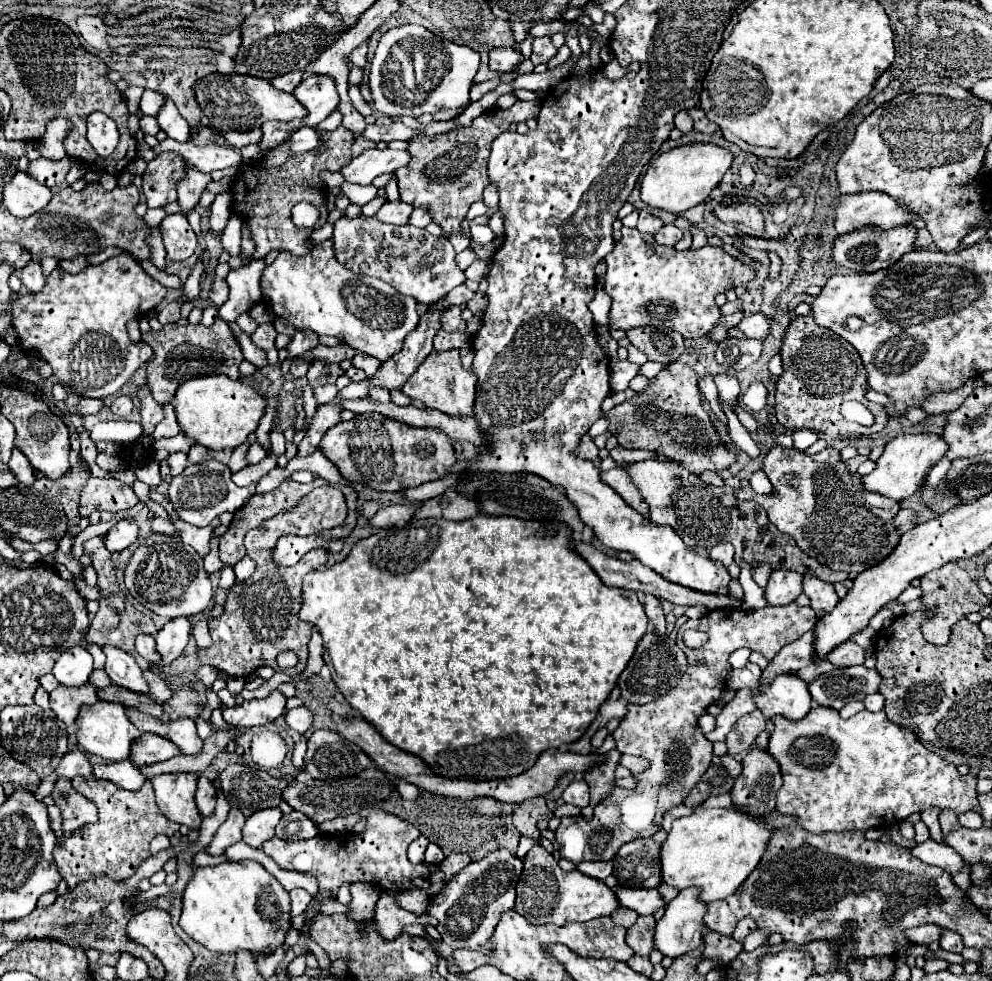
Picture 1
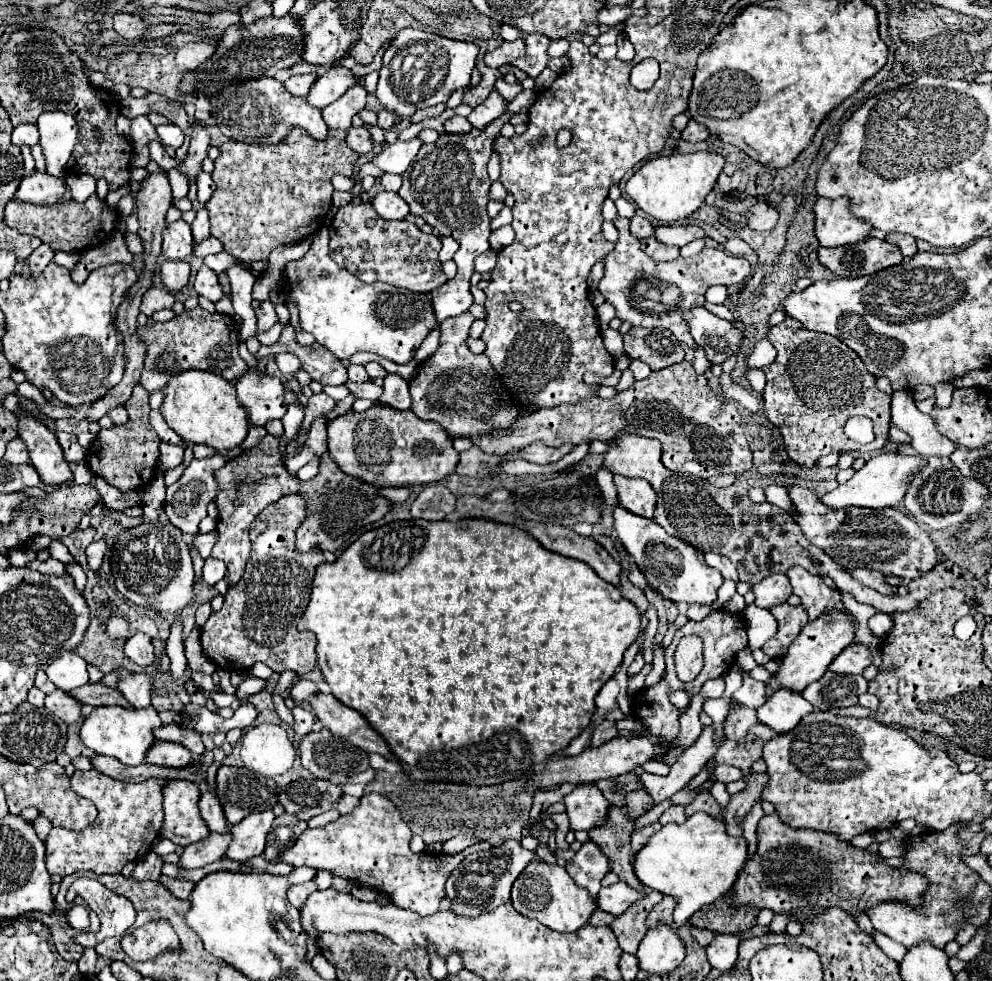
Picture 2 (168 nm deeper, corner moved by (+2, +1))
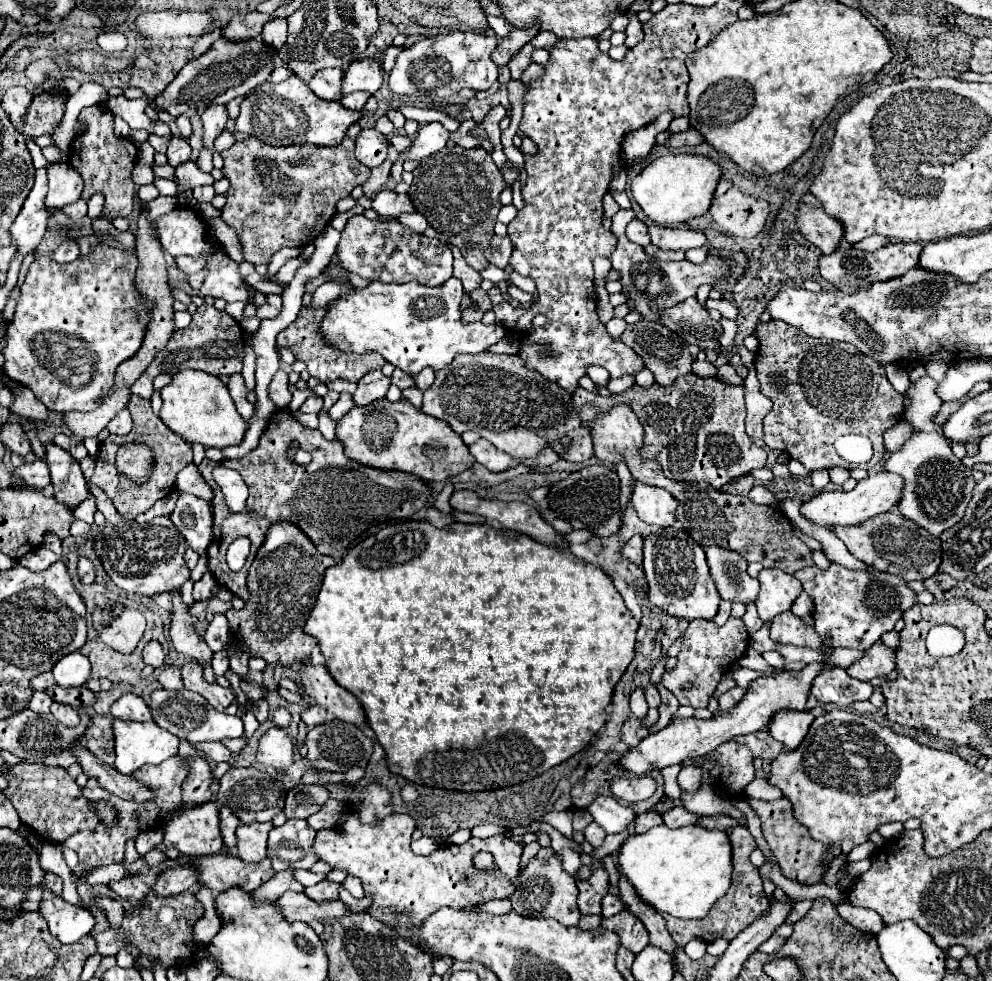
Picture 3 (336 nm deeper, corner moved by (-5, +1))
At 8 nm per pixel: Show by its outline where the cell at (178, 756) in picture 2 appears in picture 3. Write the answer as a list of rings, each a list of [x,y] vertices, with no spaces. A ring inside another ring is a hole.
[[[200,756],[190,758],[190,774],[182,784],[182,802],[184,806],[200,806],[212,800],[210,792],[212,772],[208,768],[208,762]]]

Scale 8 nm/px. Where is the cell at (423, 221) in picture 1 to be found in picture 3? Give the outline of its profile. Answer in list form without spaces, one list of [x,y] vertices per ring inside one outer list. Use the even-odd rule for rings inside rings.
[[[416,210],[412,213],[401,214],[398,217],[398,220],[403,225],[410,228],[413,232],[416,232],[418,234],[423,234],[429,226],[426,218]]]

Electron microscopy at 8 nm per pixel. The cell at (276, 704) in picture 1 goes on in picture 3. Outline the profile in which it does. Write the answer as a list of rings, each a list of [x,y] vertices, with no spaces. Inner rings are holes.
[[[156,688],[150,694],[150,712],[154,716],[154,722],[172,732],[178,738],[188,740],[190,744],[196,742],[208,742],[208,740],[224,740],[224,738],[238,738],[244,734],[244,726],[240,716],[228,716],[224,712],[218,712],[214,706],[210,706],[206,702],[206,698],[202,698],[196,692],[190,690],[164,690],[164,688]]]

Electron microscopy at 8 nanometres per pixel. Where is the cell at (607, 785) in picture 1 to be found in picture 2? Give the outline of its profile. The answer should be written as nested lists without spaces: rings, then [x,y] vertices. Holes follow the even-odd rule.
[[[609,804],[609,824],[605,828],[593,828],[589,832],[589,838],[601,846],[601,850],[607,854],[611,870],[629,886],[635,890],[643,890],[645,886],[641,880],[635,878],[633,866],[631,866],[631,848],[629,848],[629,836],[633,832],[633,824],[629,824],[627,816],[621,812],[621,808]]]

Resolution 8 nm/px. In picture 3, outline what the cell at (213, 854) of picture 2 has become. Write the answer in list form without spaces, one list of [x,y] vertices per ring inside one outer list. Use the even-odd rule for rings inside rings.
[[[190,866],[172,868],[160,876],[160,880],[154,886],[154,894],[160,898],[178,896],[188,888],[192,888],[194,884],[196,884],[196,872]]]

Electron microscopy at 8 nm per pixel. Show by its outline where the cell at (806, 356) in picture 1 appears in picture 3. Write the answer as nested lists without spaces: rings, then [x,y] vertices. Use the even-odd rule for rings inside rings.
[[[770,320],[756,326],[760,348],[756,354],[756,374],[760,392],[774,400],[772,412],[764,418],[764,442],[768,448],[788,452],[790,458],[802,462],[808,470],[820,468],[864,468],[876,466],[886,448],[882,434],[896,426],[904,414],[904,396],[886,380],[884,366],[870,356],[856,352],[852,344],[834,340],[816,340],[792,328],[786,322]],[[772,372],[784,372],[788,378],[788,394],[776,392],[768,382]],[[844,434],[864,434],[874,444],[874,456],[866,464],[850,464],[834,450],[834,440]]]

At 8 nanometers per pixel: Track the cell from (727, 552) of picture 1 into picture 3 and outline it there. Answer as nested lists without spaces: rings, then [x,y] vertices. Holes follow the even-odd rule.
[[[706,548],[706,560],[710,566],[710,576],[720,592],[722,600],[740,602],[744,606],[752,604],[758,596],[760,584],[756,578],[750,578],[746,568],[748,562],[728,548]]]

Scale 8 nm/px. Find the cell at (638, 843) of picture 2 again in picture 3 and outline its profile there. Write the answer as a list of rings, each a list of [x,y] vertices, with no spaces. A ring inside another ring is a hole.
[[[642,812],[636,816],[636,832],[642,834],[642,832],[648,832],[650,828],[654,826],[660,826],[662,824],[662,816],[656,814],[656,812]]]

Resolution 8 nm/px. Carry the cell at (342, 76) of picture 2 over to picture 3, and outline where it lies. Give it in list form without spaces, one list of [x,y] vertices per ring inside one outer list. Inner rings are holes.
[[[364,58],[358,62],[352,62],[350,68],[346,70],[344,82],[342,82],[342,92],[344,94],[352,94],[356,90],[364,90],[364,92],[378,92],[382,86],[382,78],[384,78],[384,70],[382,70],[382,62],[372,60],[372,58]]]

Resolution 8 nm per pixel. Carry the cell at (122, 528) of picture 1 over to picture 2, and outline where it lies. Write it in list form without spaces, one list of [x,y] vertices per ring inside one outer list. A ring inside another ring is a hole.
[[[101,538],[101,540],[97,540],[97,542],[91,542],[85,552],[87,552],[87,562],[89,562],[89,566],[91,566],[93,570],[99,570],[101,564],[103,564],[103,558],[105,558],[105,554],[107,554],[107,540]]]

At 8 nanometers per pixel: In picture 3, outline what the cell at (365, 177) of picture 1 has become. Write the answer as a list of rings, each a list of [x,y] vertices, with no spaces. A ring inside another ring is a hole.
[[[430,122],[418,130],[412,148],[402,152],[400,156],[404,160],[414,160],[414,158],[422,160],[434,152],[440,152],[446,146],[448,138],[450,138],[450,132],[440,122]]]

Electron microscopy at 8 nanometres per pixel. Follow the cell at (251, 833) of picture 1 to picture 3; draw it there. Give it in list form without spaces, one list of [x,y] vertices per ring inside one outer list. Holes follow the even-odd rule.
[[[272,822],[264,824],[242,824],[236,830],[238,836],[238,856],[244,862],[260,862],[266,858],[266,840],[272,830]]]

